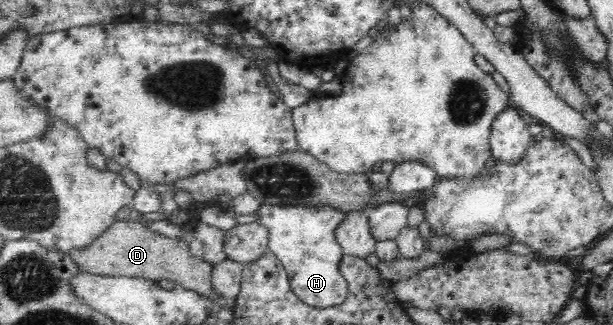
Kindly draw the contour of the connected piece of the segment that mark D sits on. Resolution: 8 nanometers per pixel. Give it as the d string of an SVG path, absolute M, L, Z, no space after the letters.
M117 220L89 247L71 250L69 254L82 271L97 275L125 275L155 282L169 280L199 295L211 296L214 265L191 256L189 246L185 242L159 234L139 221Z

